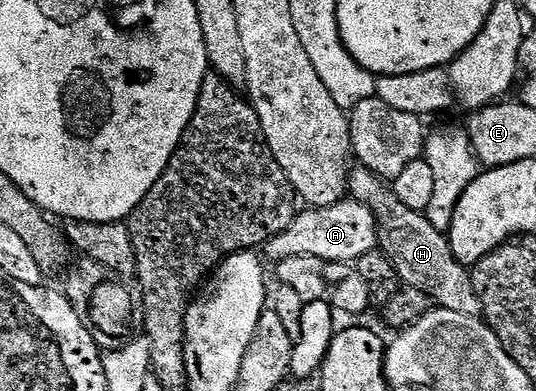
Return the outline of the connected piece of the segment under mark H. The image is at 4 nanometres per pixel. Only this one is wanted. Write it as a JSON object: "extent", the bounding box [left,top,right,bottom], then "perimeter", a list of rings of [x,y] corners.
{"extent":[347,166,483,317],"perimeter":[[[355,166],[347,174],[350,199],[361,202],[373,210],[379,221],[378,247],[393,262],[400,281],[406,287],[421,290],[438,307],[448,308],[457,314],[482,317],[483,311],[473,290],[468,265],[455,260],[448,237],[432,226],[422,212],[409,210],[395,197],[394,191],[375,173],[362,166]]]}

